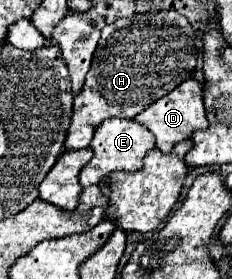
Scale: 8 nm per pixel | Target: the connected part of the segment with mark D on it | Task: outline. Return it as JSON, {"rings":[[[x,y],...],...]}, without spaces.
{"rings":[[[195,79],[183,81],[177,89],[173,89],[171,93],[167,93],[153,105],[149,105],[143,113],[139,113],[137,121],[155,135],[157,149],[169,153],[173,149],[173,145],[189,139],[193,135],[193,131],[205,129],[209,125],[207,117],[205,117],[205,109],[203,109],[203,85]]]}

